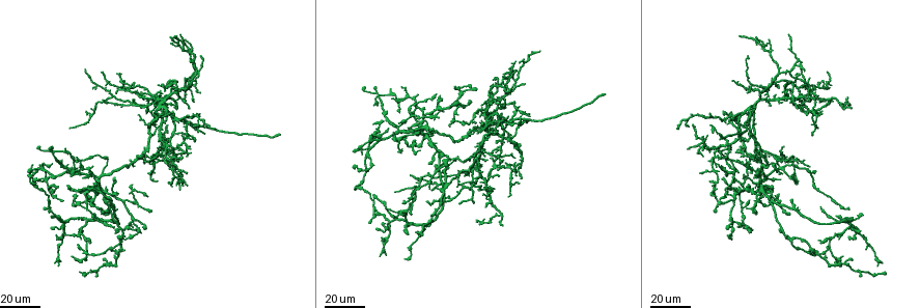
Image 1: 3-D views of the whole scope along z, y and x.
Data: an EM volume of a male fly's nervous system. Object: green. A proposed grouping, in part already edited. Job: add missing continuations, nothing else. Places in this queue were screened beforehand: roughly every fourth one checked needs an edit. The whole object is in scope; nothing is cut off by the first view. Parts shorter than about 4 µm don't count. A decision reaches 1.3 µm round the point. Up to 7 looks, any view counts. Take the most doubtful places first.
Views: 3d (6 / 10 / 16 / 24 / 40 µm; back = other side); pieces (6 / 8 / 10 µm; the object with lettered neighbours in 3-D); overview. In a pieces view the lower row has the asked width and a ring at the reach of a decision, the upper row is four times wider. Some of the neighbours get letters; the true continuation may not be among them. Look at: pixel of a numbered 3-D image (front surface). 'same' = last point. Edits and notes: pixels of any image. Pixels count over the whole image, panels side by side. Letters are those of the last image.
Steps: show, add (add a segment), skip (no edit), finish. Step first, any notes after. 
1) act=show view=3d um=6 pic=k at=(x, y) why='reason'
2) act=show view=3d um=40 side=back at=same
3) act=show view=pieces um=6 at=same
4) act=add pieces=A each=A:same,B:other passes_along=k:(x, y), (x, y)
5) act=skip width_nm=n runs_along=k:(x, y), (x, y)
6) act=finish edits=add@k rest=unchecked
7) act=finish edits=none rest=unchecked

act=show view=3d um=40 pic=1 at=(749, 56) why='long arm stops here'

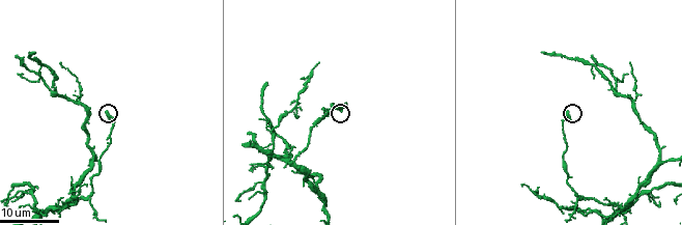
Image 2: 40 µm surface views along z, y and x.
act=show view=pieces um=6 pic=2 at=(567, 110)

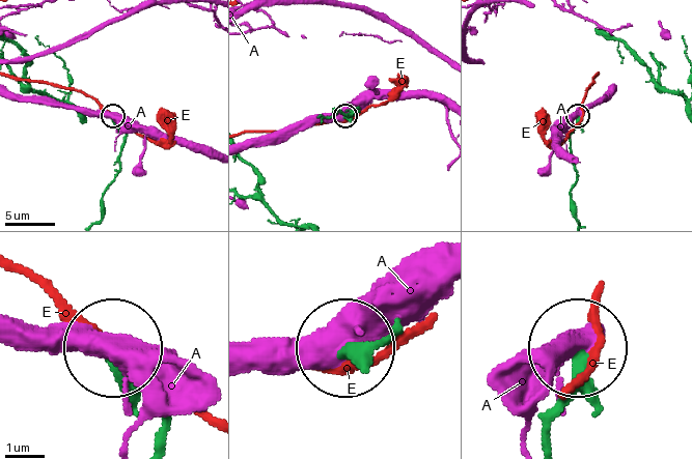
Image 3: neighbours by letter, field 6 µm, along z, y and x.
act=skip each=A:other,E:other runs_along=3:(576, 214), (571, 195), (576, 179), (571, 138), (578, 116) found='no lettered segment goes on from it'

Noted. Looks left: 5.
act=show view=3d um=40 pic=1 at=(502, 223) why='an open end'

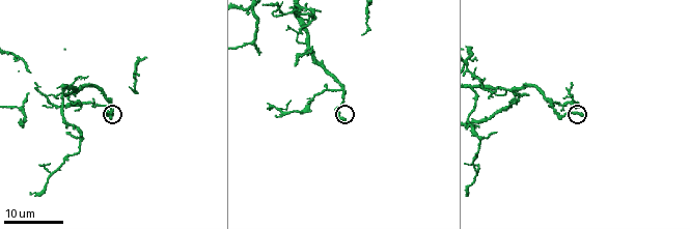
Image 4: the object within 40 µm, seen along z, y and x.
act=show view=pieces um=10 pic=4 at=(581, 115)

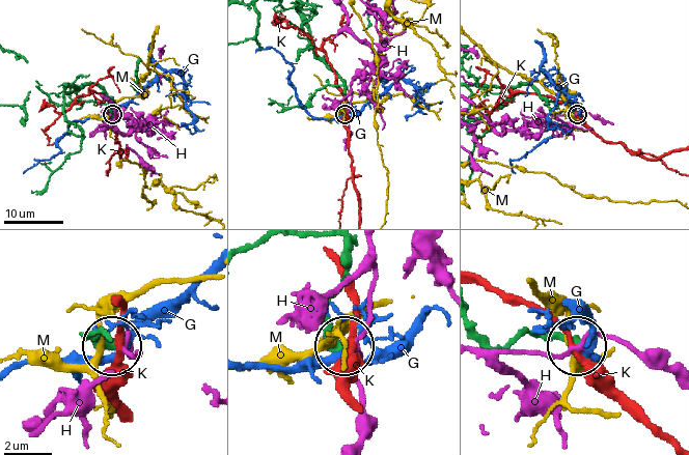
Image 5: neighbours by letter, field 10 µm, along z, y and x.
act=skip width_nm=360 each=G:other,H:other,K:other,M:other found='none of them fits'

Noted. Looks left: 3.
act=show view=3d um=24 pic=1 at=(604, 93) why='long arm stops here'

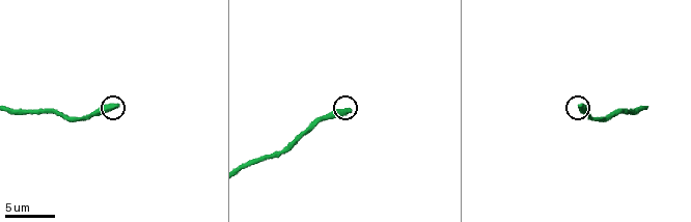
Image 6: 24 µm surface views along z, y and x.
act=show view=pieces um=8 pic=6 at=(118, 108)

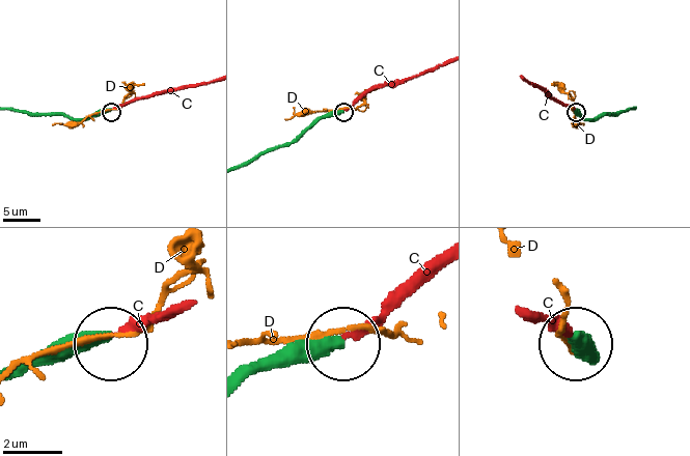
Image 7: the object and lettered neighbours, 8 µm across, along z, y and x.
act=add pieces=C each=C:same,D:other found='the neuron continues'

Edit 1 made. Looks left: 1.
act=finish edits=add@7 rest=unchecked

